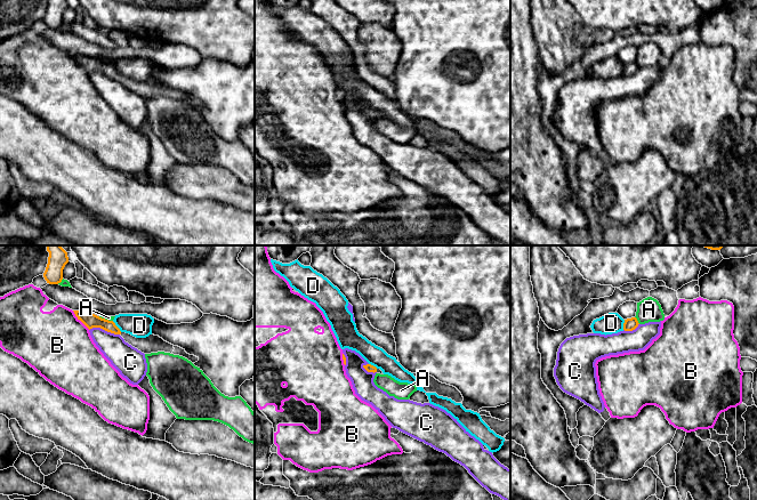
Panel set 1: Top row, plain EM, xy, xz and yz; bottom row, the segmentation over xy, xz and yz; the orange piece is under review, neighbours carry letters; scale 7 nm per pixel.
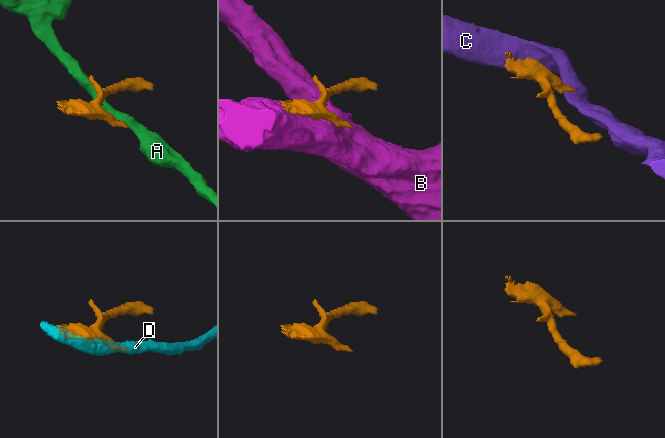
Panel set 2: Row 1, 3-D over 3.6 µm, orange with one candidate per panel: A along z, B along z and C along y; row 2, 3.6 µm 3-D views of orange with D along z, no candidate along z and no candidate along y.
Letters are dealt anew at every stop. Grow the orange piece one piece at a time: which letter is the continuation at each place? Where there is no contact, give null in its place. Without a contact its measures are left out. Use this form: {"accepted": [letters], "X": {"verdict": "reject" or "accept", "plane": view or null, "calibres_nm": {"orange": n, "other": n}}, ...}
{"accepted": [], "A": {"verdict": "reject", "plane": "yz", "calibres_nm": {"orange": 90, "other": 170}}, "B": {"verdict": "reject", "plane": "xy", "calibres_nm": {"orange": 100, "other": 460}}, "C": {"verdict": "reject", "plane": "xy", "calibres_nm": {"orange": 100, "other": 200}}, "D": {"verdict": "reject", "plane": "xy", "calibres_nm": {"orange": 100, "other": 170}}}

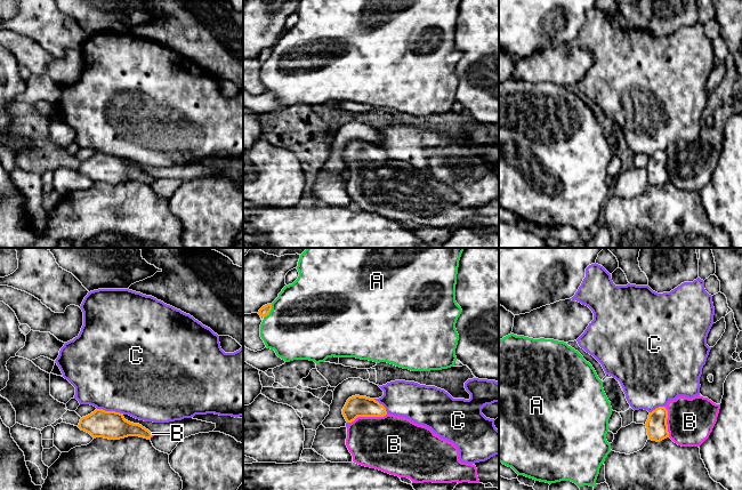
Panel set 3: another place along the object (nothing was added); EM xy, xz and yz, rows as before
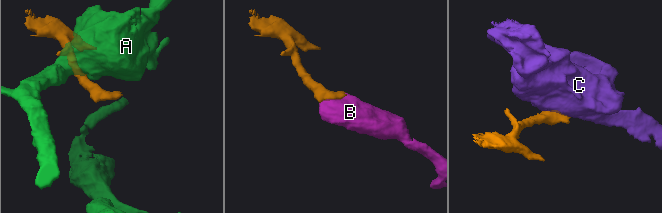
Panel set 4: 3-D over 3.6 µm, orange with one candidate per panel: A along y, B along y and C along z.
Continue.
{"accepted": ["B"], "A": {"verdict": "reject", "plane": "xz", "calibres_nm": {"orange": 70, "other": 500}}, "B": {"verdict": "accept", "plane": "xz", "calibres_nm": {"orange": 150, "other": 400}}, "C": {"verdict": "reject", "plane": "xy", "calibres_nm": {"orange": 200, "other": 500}}}

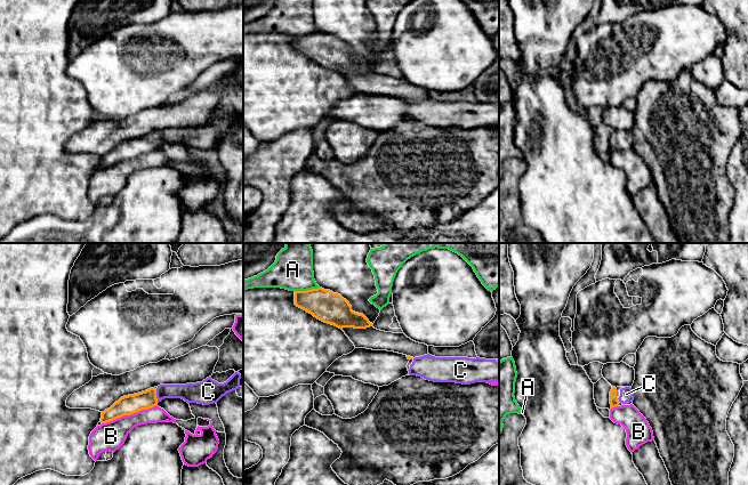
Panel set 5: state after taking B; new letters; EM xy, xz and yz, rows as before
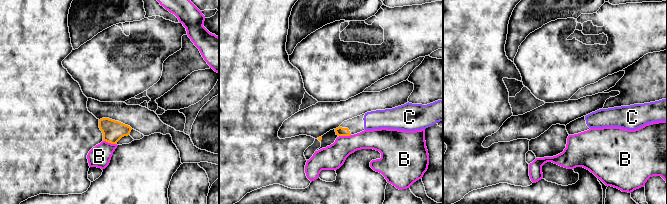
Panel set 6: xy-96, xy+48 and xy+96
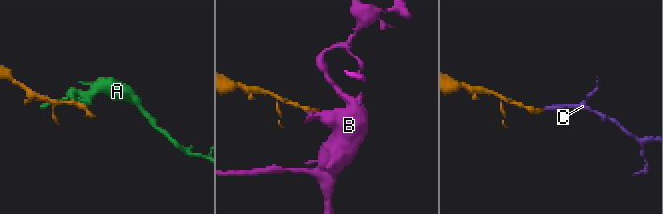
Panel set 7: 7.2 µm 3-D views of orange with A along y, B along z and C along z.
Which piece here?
{"accepted": ["C"], "A": {"verdict": "reject", "plane": "xz", "calibres_nm": {"orange": 220, "other": 260}}, "B": {"verdict": "reject", "plane": "xy", "calibres_nm": {"orange": 140, "other": 200}}, "C": {"verdict": "accept", "plane": "xy", "calibres_nm": {"orange": 140, "other": 140}}}

